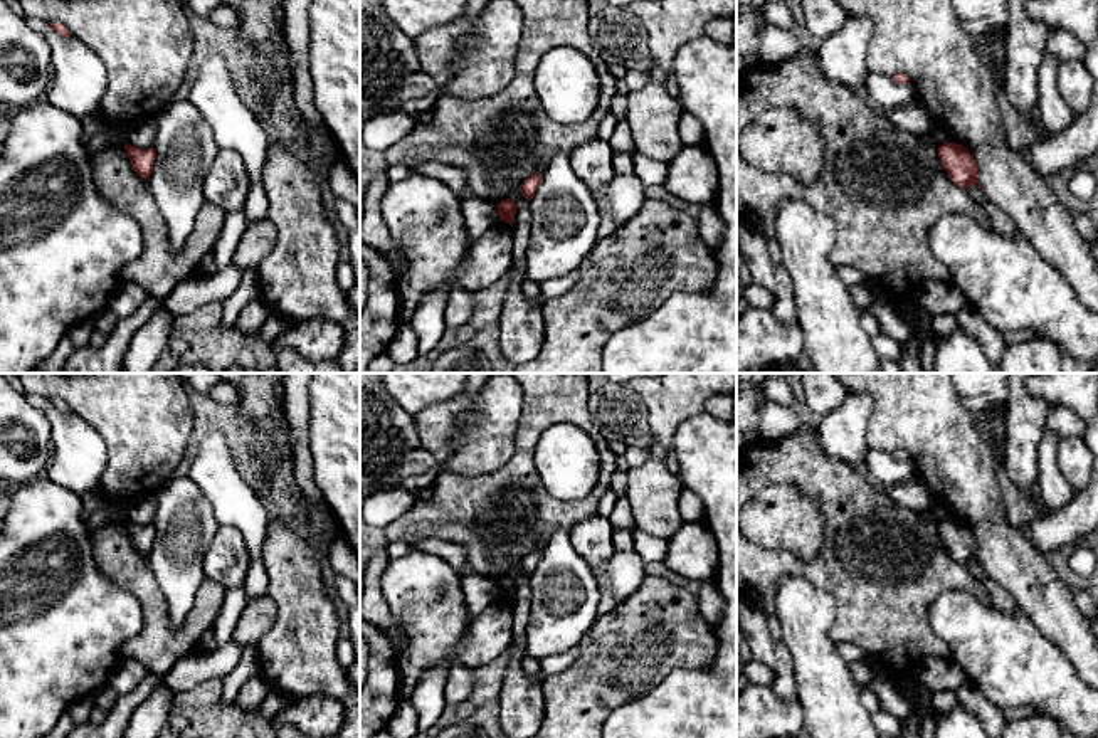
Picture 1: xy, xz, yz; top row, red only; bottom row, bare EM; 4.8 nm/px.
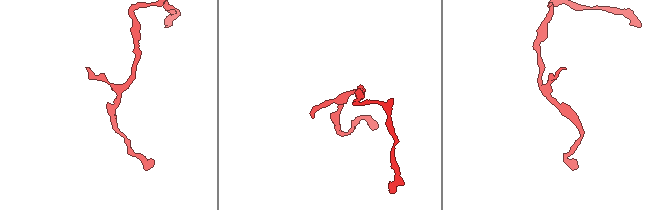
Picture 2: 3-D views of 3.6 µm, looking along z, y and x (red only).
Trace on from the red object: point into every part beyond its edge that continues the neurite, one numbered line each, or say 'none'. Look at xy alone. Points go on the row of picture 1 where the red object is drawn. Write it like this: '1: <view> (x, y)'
none

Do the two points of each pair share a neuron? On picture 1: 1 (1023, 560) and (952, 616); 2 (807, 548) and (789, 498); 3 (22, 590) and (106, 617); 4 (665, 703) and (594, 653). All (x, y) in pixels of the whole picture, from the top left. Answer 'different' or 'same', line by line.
1: different
2: same
3: same
4: different

